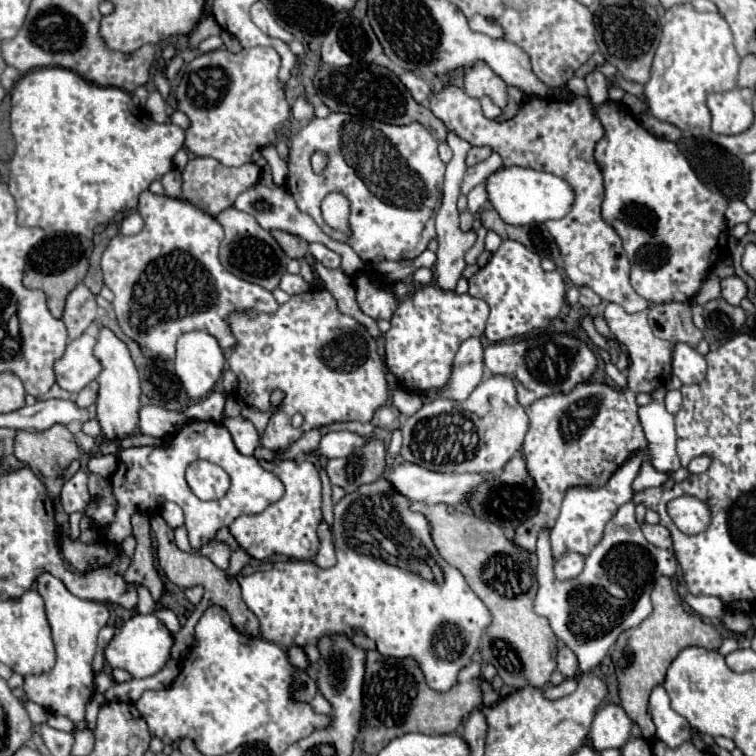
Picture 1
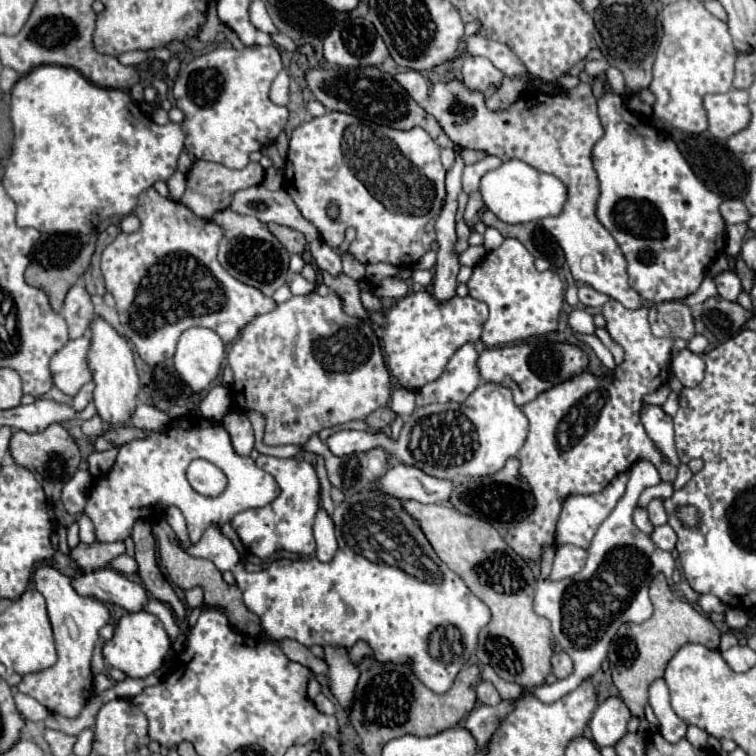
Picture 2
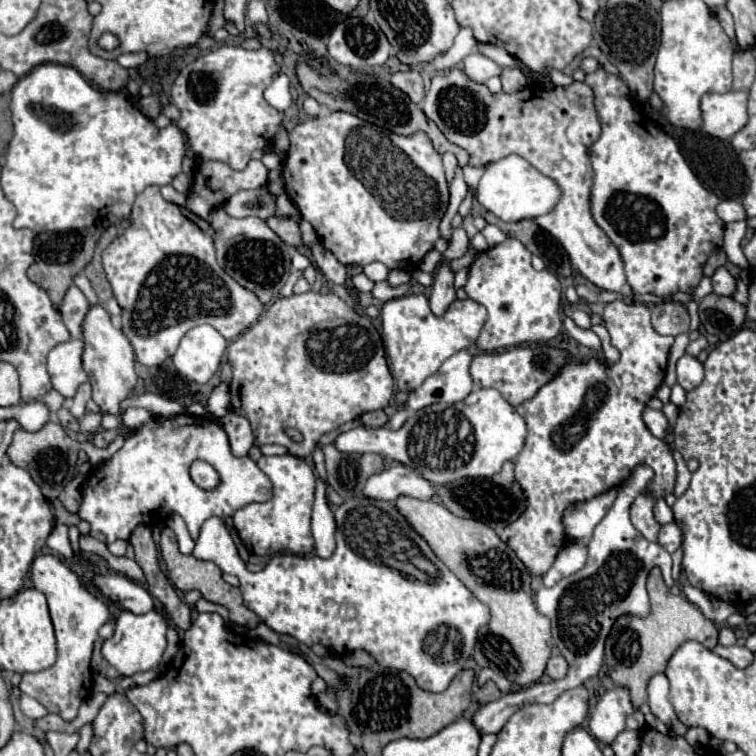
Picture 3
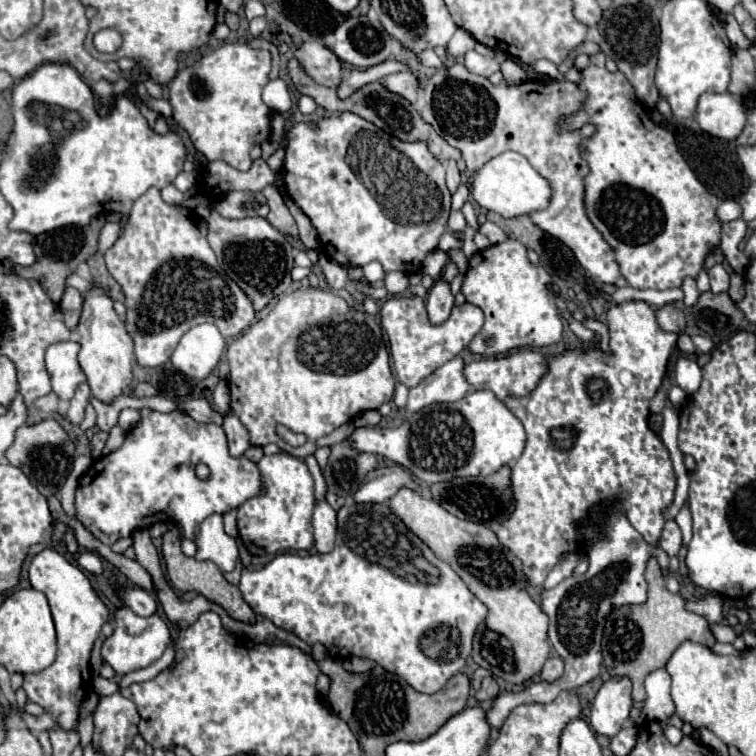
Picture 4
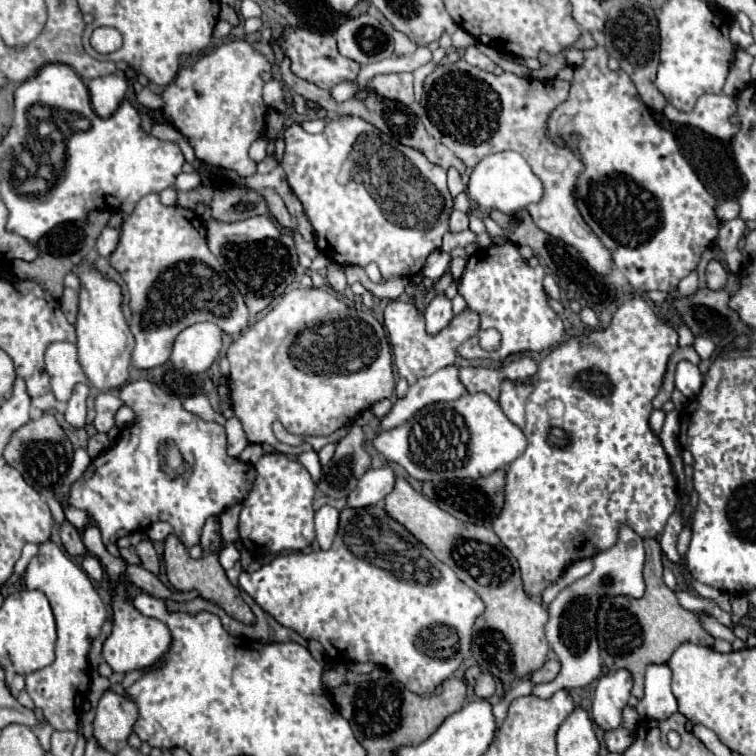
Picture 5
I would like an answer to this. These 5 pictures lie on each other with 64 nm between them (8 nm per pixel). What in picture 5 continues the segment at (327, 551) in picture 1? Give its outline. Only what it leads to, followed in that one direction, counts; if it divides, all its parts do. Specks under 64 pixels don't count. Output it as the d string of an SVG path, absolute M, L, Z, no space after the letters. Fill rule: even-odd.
M312 450L312 452L304 452L298 456L298 462L310 472L310 476L314 478L314 482L318 484L320 482L320 462L318 462L318 454ZM322 506L316 510L314 524L316 524L316 540L322 550L328 550L334 542L336 530L338 530L338 510L332 506Z

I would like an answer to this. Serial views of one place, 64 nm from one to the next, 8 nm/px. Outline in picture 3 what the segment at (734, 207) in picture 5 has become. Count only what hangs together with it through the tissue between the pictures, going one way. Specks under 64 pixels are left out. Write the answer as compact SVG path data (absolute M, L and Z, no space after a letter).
M722 200L716 208L718 216L728 224L728 222L738 222L738 220L746 220L746 210L740 202L736 200Z

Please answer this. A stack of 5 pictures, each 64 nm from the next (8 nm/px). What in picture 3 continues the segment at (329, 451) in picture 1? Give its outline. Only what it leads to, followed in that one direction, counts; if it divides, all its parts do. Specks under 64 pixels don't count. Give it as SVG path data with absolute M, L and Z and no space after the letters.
M476 388L466 400L456 404L430 404L412 412L400 430L366 428L338 434L334 440L340 452L378 452L386 458L414 468L434 484L454 482L456 478L492 476L502 470L502 464L516 460L526 440L526 422L510 406L498 390Z

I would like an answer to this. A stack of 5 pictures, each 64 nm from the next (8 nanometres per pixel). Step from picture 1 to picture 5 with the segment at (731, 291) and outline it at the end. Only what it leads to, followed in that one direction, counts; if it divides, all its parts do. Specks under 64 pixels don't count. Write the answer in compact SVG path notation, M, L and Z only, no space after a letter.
M710 260L708 268L706 268L706 286L710 290L722 290L726 286L726 278L728 278L728 274L726 274L724 266L716 260Z

